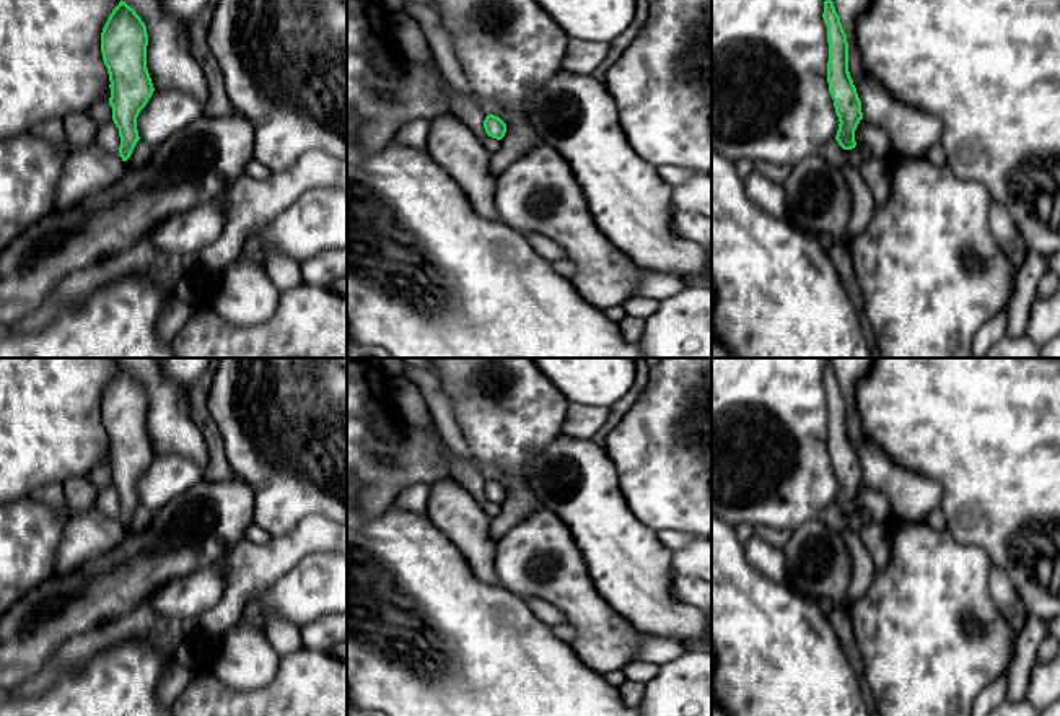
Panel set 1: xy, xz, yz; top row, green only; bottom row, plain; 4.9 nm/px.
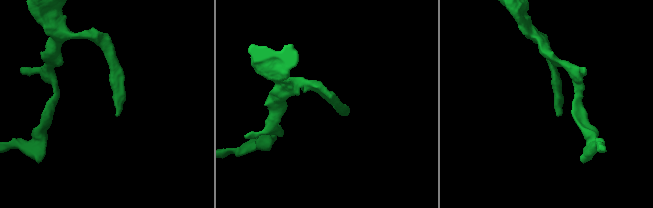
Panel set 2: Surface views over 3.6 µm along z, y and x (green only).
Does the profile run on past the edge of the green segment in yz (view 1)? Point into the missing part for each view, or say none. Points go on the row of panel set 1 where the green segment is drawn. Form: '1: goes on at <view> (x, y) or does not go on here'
1: does not go on here

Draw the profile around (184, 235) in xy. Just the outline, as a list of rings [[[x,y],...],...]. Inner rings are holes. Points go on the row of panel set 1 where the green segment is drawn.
[[[218,197],[199,207],[176,213],[155,228],[148,239],[153,246],[171,255],[194,259],[199,251],[213,244],[225,226],[225,215]]]

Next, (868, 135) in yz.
[[[858,124],[855,130],[856,146],[866,146],[874,156],[889,159],[892,156],[892,148],[887,133],[873,124]]]

